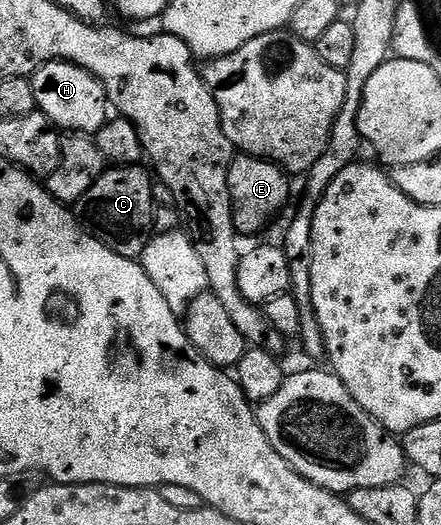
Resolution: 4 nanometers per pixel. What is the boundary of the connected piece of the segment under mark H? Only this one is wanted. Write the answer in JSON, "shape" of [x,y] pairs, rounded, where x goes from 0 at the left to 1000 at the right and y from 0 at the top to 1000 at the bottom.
{"shape":[[[109,118],[68,150],[82,210],[113,227],[120,240],[181,259],[215,259],[249,229],[249,204],[236,162],[204,137],[156,118]]]}

